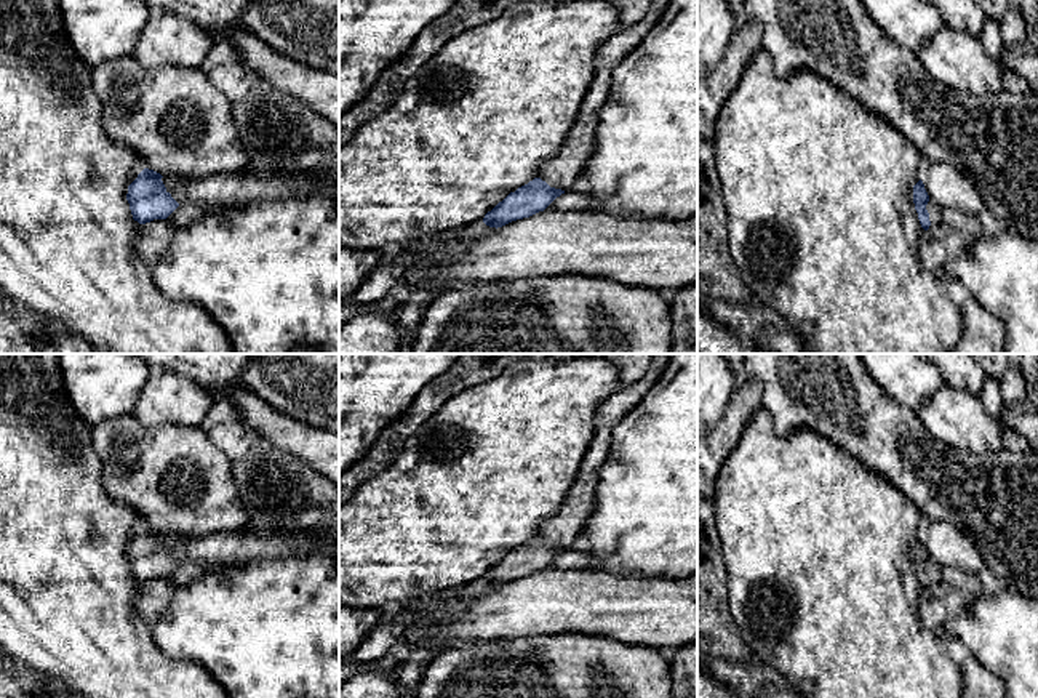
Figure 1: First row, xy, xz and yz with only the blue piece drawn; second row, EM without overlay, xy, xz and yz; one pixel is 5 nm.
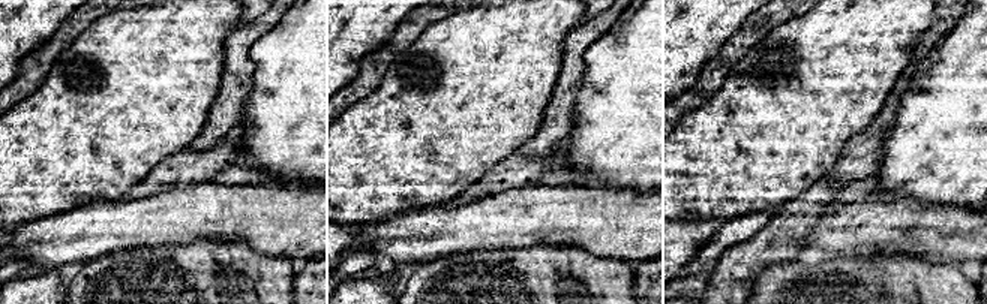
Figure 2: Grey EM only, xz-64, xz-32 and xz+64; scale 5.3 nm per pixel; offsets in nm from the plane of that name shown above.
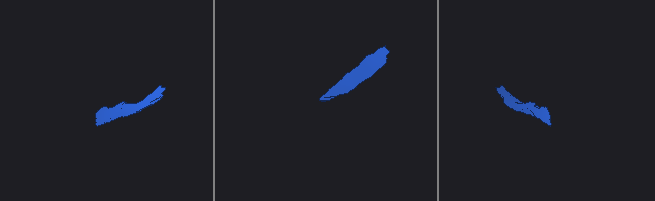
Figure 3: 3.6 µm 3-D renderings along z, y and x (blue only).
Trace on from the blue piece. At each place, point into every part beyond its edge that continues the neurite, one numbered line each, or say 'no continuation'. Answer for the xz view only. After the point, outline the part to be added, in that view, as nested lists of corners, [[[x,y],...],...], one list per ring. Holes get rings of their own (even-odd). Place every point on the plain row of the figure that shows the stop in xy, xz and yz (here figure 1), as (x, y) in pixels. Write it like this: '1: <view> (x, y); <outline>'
1: xz (479, 586); [[[480,578],[472,583],[464,584],[462,588],[457,589],[457,592],[464,597],[477,597],[477,596],[483,596],[493,589],[496,589],[496,586],[489,586],[483,581],[483,578]]]

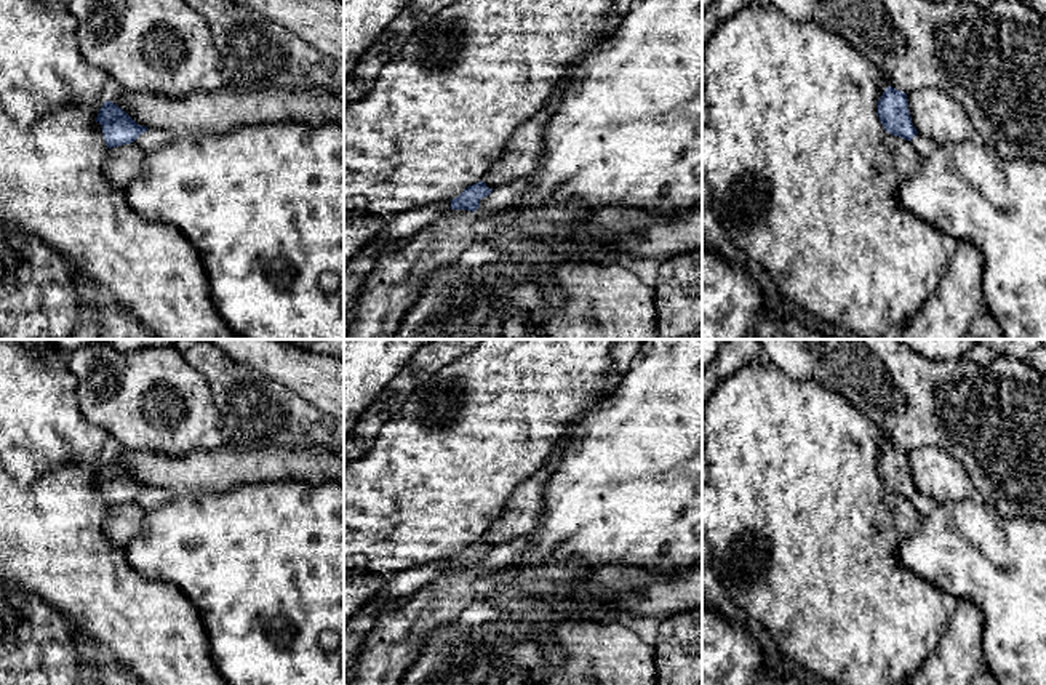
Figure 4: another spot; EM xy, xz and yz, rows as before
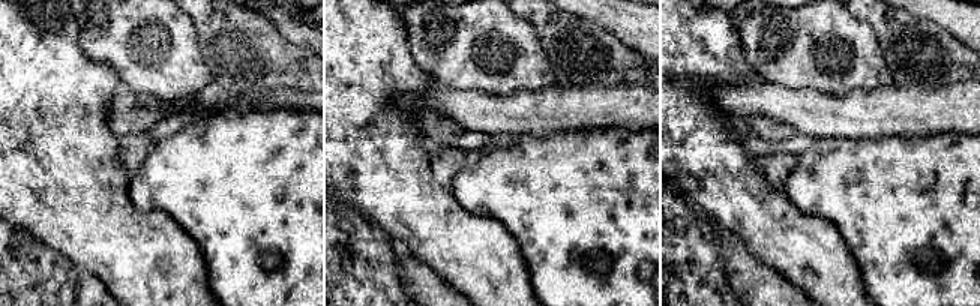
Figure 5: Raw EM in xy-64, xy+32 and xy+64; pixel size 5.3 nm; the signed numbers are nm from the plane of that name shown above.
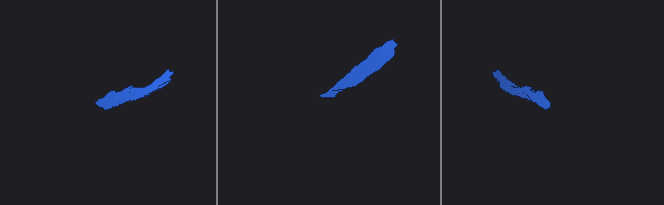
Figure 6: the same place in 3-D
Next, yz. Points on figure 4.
no continuation

